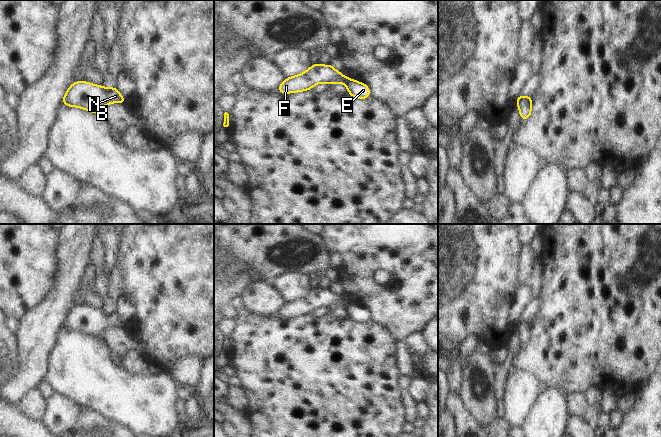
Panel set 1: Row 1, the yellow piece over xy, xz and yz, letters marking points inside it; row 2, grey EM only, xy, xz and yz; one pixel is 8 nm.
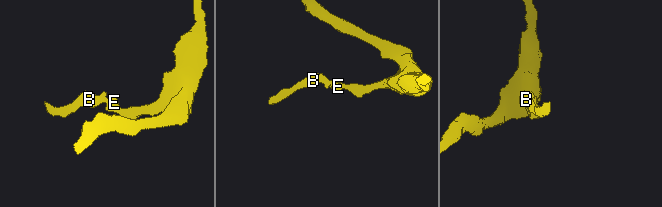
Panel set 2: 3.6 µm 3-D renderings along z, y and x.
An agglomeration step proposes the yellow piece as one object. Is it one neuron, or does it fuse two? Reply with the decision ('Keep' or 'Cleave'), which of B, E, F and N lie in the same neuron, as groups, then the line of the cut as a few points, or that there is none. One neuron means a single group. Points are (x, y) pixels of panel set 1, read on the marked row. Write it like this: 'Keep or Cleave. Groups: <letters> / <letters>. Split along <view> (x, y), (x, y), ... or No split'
Cleave. Groups: B F N / E. Split along xz (349, 78), (345, 84)

